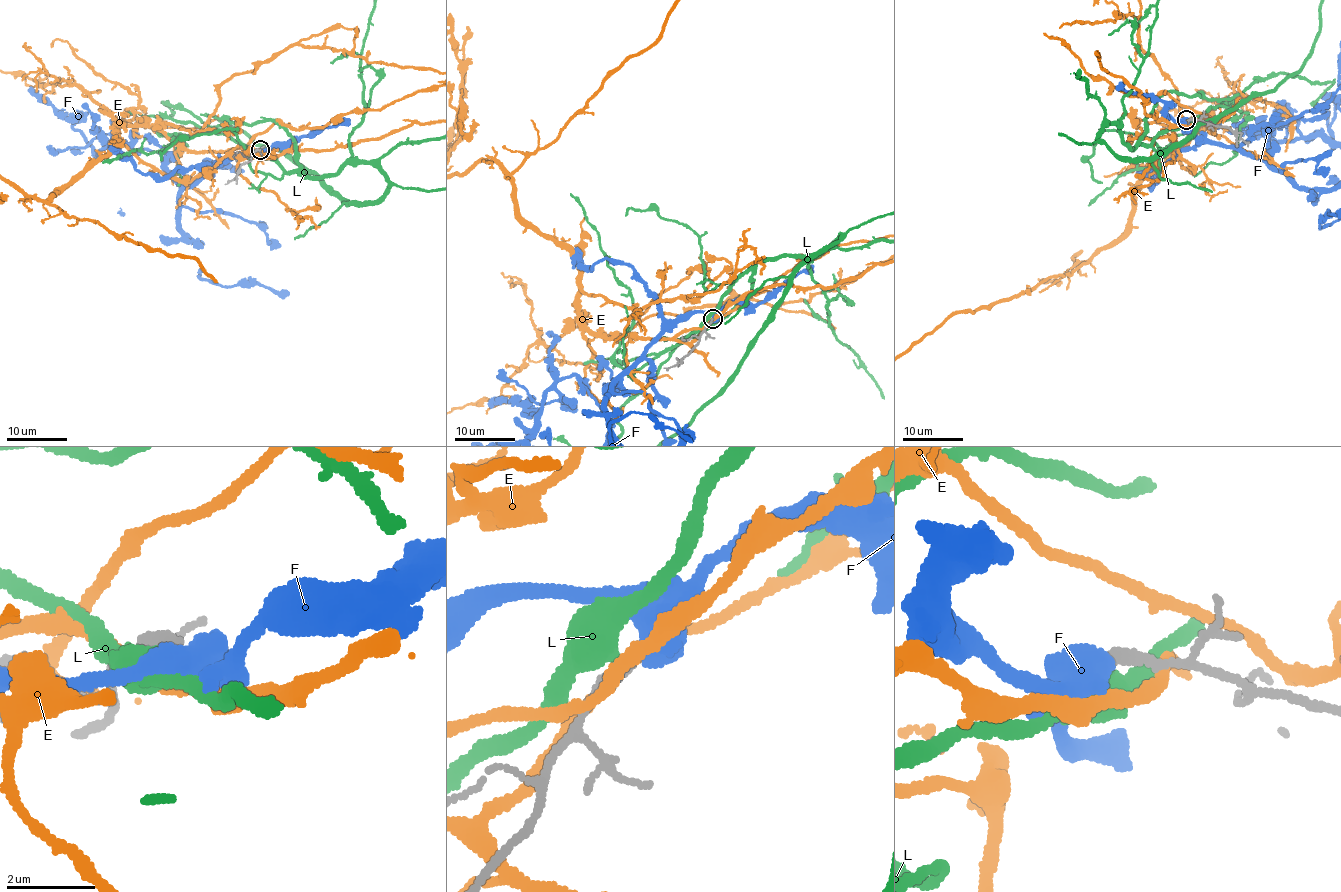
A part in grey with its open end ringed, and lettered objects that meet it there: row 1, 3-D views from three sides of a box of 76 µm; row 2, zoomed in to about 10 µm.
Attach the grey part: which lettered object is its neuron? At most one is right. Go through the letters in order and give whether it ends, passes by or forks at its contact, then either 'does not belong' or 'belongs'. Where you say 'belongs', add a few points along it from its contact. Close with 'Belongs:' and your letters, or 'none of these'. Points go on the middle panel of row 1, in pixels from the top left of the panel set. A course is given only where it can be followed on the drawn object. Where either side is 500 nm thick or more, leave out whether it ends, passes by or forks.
E: it passes by | does not belong
F: does not belong
L: does not belong
Belongs: none of these

